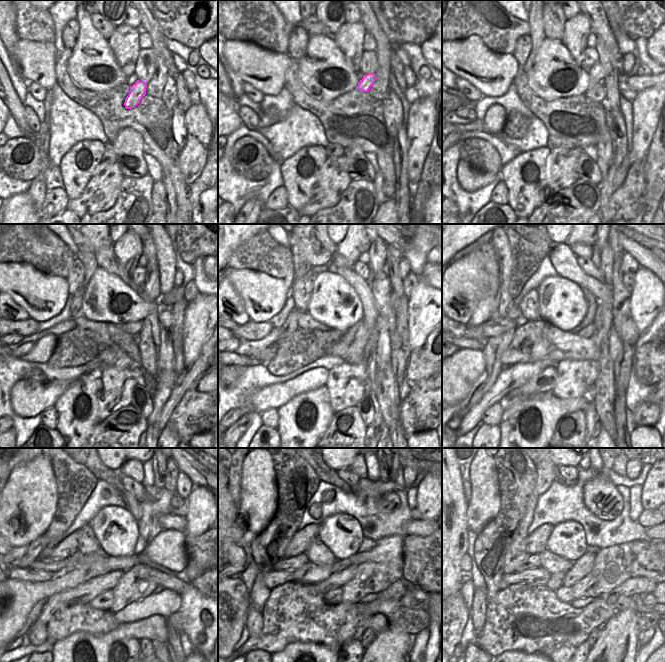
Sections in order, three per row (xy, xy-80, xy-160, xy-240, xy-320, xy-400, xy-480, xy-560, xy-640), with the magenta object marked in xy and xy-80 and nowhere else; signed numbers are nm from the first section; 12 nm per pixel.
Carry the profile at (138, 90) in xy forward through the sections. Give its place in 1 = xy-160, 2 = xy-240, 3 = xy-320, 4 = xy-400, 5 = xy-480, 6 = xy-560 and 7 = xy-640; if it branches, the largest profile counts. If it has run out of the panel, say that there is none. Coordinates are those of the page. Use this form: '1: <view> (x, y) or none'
1: xy-160 (596, 73)
2: xy-240 (150, 291)
3: xy-320 (377, 252)
4: xy-400 (599, 244)
5: none
6: none
7: none

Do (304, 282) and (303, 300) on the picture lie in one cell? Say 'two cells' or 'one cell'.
one cell

